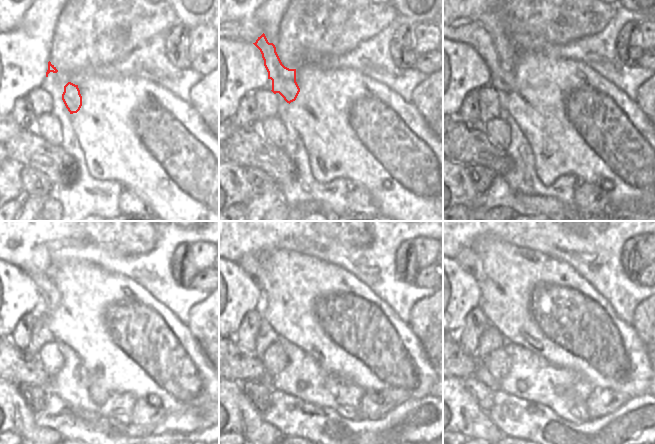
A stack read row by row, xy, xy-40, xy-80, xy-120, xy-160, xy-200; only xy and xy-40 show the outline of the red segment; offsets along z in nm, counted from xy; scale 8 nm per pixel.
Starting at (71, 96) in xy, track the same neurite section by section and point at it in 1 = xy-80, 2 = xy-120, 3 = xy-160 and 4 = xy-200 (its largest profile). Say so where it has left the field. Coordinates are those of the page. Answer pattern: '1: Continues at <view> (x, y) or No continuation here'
1: Continues at xy-80 (502, 79)
2: Continues at xy-120 (50, 295)
3: Continues at xy-160 (251, 264)
4: Continues at xy-200 (470, 261).

